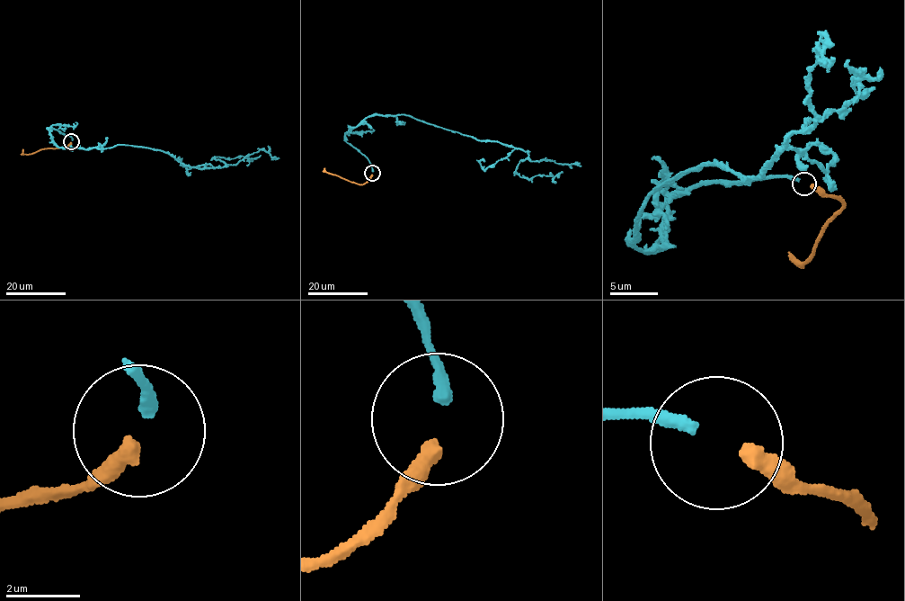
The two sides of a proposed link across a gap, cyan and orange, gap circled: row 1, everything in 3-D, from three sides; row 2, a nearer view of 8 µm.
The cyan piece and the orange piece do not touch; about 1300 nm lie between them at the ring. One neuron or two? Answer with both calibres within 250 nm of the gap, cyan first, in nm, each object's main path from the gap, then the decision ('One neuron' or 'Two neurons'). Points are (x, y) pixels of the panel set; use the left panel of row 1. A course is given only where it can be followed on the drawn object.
Thickness 360 nm (cyan) against 420 nm. Course of cyan: (72, 140), (48, 128), (58, 147), (146, 147), (201, 168), (226, 165), (216, 156), (261, 155). Course of orange: (71, 141), (61, 148), (46, 148), (31, 153), (24, 154), (22, 149). One neuron

